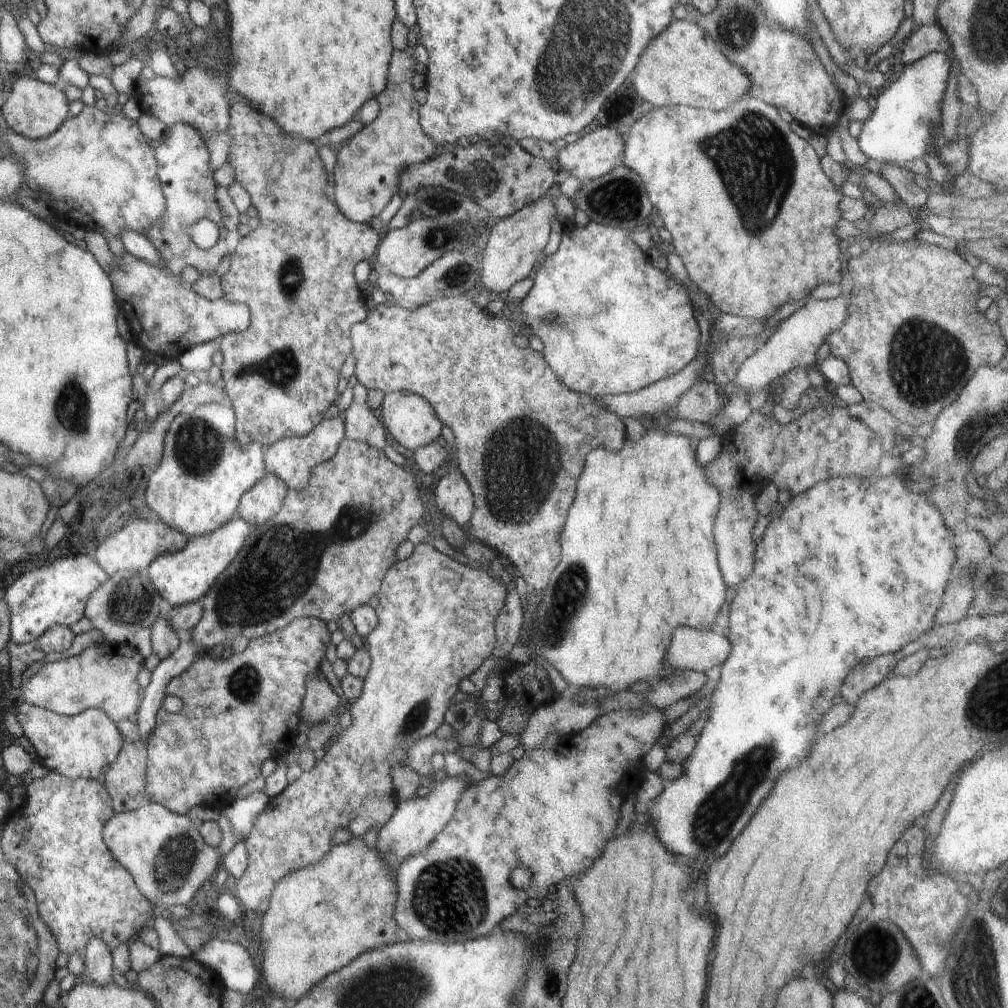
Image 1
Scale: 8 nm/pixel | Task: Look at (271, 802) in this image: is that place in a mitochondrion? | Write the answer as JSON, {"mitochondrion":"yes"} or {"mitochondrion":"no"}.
{"mitochondrion":"no"}

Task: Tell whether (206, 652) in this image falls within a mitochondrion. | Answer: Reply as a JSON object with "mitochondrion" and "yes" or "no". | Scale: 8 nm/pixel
{"mitochondrion":"no"}

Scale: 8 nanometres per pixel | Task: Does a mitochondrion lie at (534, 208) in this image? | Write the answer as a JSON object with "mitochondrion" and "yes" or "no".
{"mitochondrion":"no"}

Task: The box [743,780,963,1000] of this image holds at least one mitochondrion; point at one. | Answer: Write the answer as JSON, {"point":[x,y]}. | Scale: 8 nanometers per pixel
{"point":[875,952]}

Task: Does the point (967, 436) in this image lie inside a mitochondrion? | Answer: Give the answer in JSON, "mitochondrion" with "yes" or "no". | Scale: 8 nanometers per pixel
{"mitochondrion":"yes"}

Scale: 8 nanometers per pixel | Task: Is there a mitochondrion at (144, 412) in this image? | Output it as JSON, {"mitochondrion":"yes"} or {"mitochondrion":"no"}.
{"mitochondrion":"no"}

